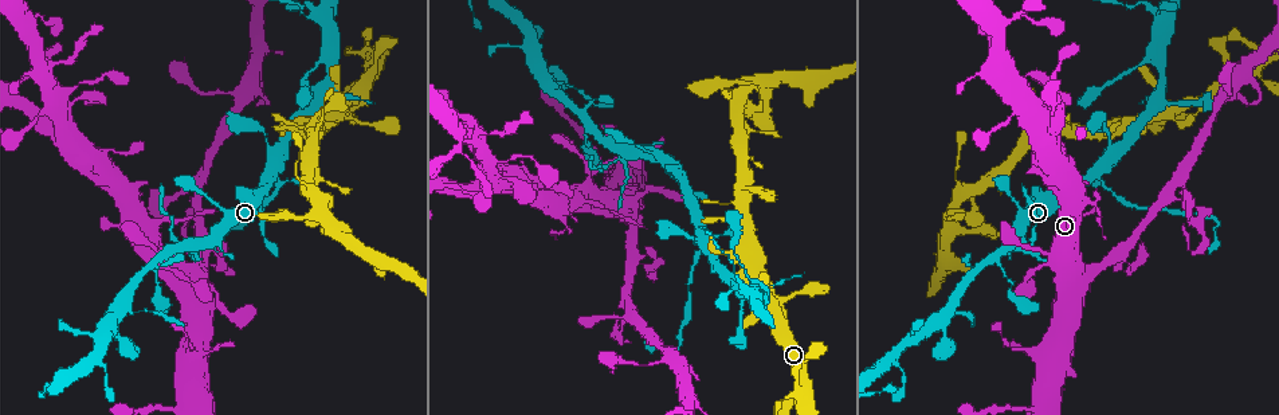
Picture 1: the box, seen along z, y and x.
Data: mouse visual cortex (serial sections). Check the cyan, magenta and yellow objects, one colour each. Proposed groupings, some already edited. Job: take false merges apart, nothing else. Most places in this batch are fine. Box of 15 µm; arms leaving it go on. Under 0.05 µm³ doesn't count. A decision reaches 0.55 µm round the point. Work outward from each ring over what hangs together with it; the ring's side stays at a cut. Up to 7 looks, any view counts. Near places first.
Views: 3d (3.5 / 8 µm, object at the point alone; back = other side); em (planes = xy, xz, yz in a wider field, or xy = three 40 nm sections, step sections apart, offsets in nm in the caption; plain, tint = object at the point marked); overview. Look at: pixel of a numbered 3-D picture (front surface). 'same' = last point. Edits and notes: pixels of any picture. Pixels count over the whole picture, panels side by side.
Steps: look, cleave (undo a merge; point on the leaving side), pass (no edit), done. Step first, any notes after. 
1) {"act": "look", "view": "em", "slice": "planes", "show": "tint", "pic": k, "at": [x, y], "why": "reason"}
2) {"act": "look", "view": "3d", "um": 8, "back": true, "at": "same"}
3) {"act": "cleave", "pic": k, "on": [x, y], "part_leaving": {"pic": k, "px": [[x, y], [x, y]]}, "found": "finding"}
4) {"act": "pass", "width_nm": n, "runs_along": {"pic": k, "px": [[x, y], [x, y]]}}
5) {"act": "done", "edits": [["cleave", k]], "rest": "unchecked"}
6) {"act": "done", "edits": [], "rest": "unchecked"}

{"act": "look", "view": "3d", "um": 8, "back": true, "pic": 1, "at": [265, 207]}

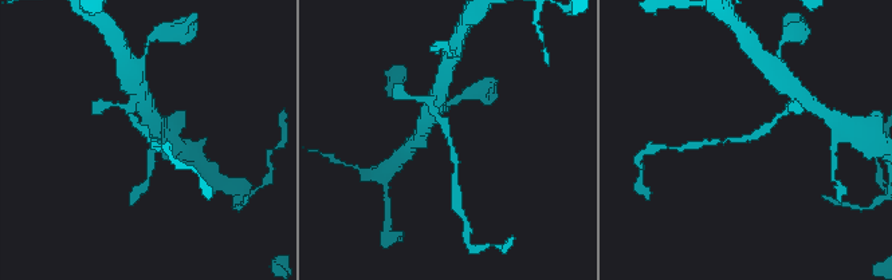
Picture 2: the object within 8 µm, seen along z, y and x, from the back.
{"act": "look", "view": "3d", "um": 3.5, "pic": 2, "at": [451, 144]}

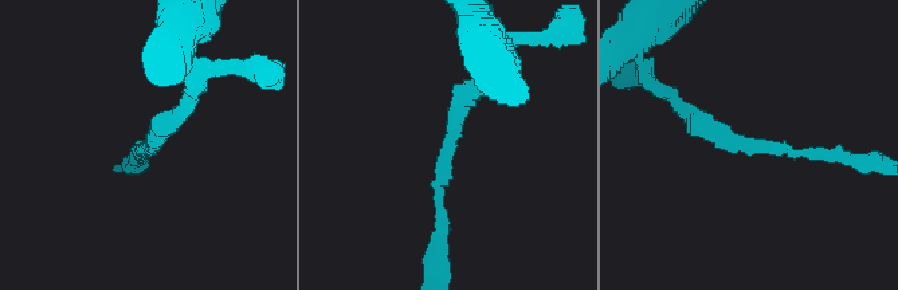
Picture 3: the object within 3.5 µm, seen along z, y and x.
{"act": "look", "view": "em", "slice": "planes", "show": "tint", "pic": 3, "at": [746, 146], "arm_widths_nm": [150, 200], "why": "now the EM"}

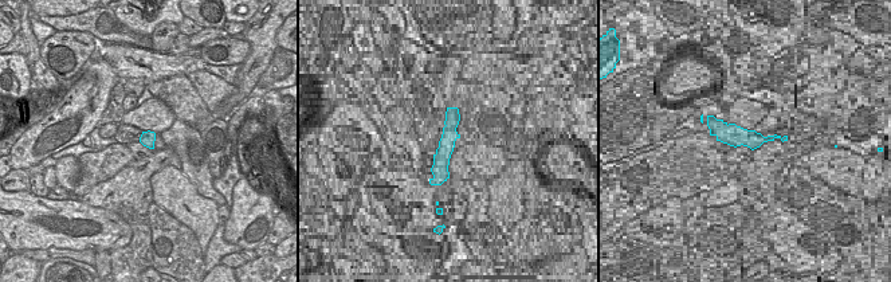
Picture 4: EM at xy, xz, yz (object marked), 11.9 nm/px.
{"act": "pass", "runs_along": {"pic": 3, "px": [[681, 108], [742, 145], [832, 153]]}, "found": "continuous, no second cell"}

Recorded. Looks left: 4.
{"act": "look", "view": "3d", "um": 8, "back": true, "pic": 1, "at": [681, 325]}

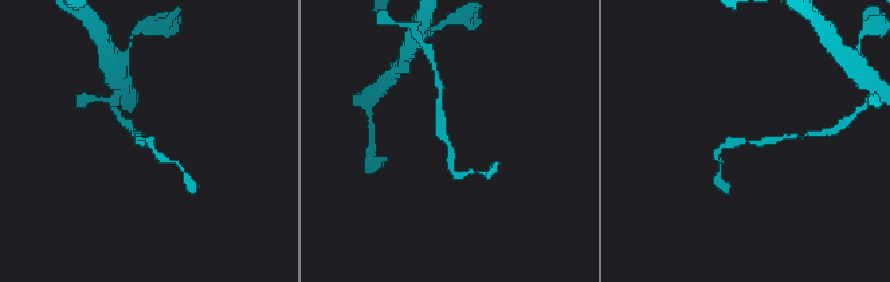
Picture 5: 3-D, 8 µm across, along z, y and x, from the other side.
{"act": "look", "view": "em", "slice": "xy", "step": 3, "show": "tint", "pic": 5, "at": [751, 141], "arm_widths_nm": [200, 200], "why": "shape alone is not enough"}

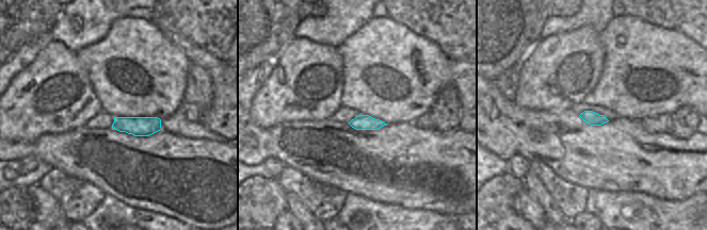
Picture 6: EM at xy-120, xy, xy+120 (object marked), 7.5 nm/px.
{"act": "pass", "runs_along": {"pic": 5, "px": [[438, 105], [450, 171], [455, 175]]}, "found": "all the same cell"}

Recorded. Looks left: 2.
{"act": "look", "view": "3d", "um": 8, "back": true, "pic": 1, "at": [620, 334], "why": "abrupt turn"}

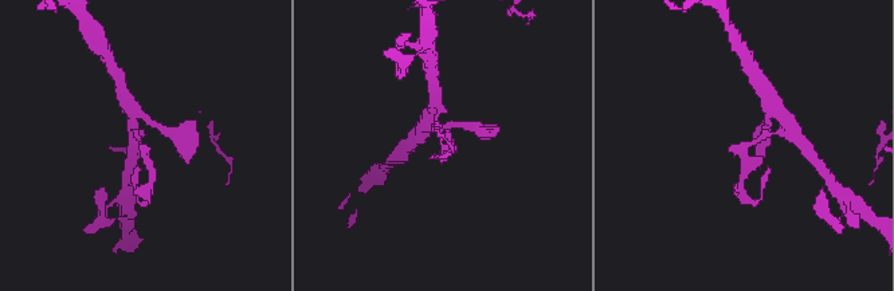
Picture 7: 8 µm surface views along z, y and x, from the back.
{"act": "look", "view": "3d", "um": 3.5, "pic": 7, "at": [442, 153]}

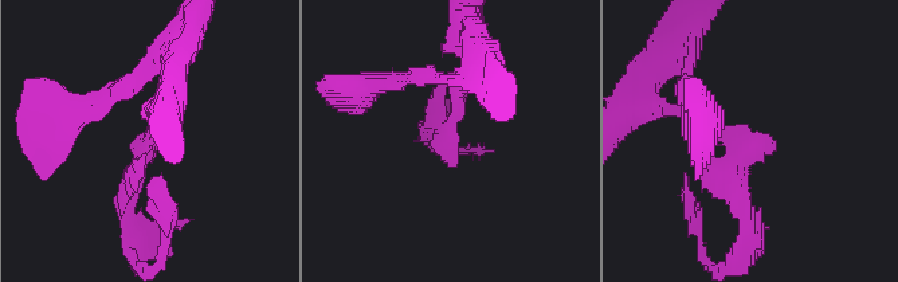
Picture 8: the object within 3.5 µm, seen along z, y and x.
{"act": "cleave", "pic": 8, "on": [134, 173], "part_leaving": {"pic": 8, "px": [[149, 136], [125, 190], [133, 247]]}, "found": "a second cell is stuck on"}

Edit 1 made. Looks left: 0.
{"act": "done", "edits": [["cleave", 8]], "rest": "unchecked"}

